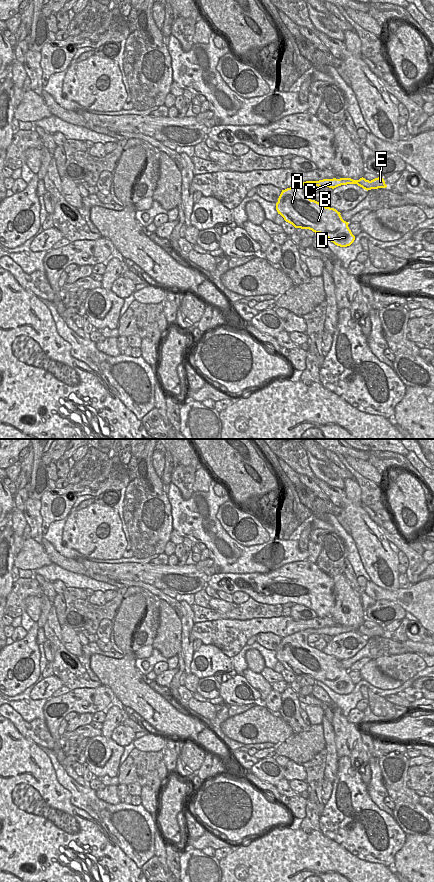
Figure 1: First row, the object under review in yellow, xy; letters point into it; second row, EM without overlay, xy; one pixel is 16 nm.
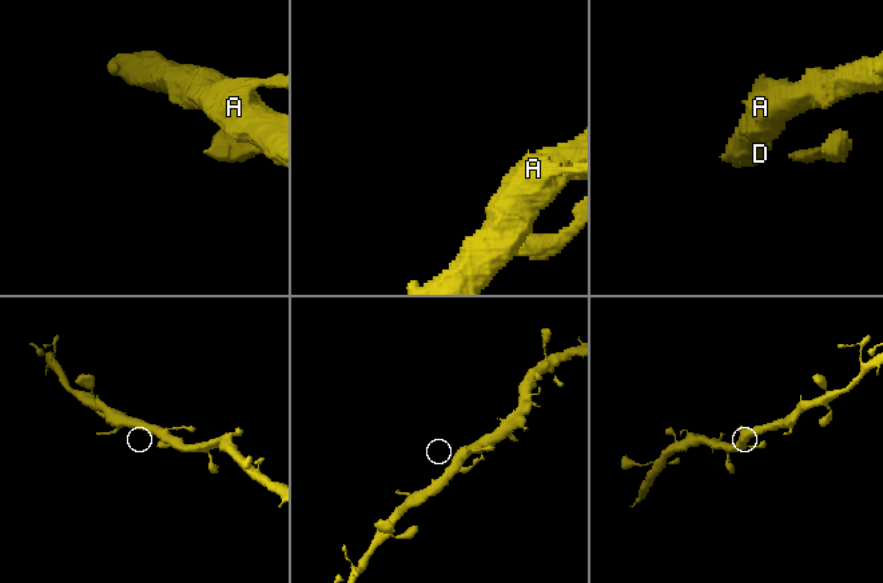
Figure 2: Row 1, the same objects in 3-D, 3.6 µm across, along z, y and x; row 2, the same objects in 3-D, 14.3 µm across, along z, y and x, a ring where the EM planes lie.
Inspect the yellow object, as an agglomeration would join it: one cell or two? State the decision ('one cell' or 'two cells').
one cell

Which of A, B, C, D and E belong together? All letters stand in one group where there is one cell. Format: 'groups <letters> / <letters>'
groups A B C D E

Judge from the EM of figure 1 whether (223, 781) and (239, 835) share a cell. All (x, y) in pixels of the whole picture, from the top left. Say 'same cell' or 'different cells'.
same cell

